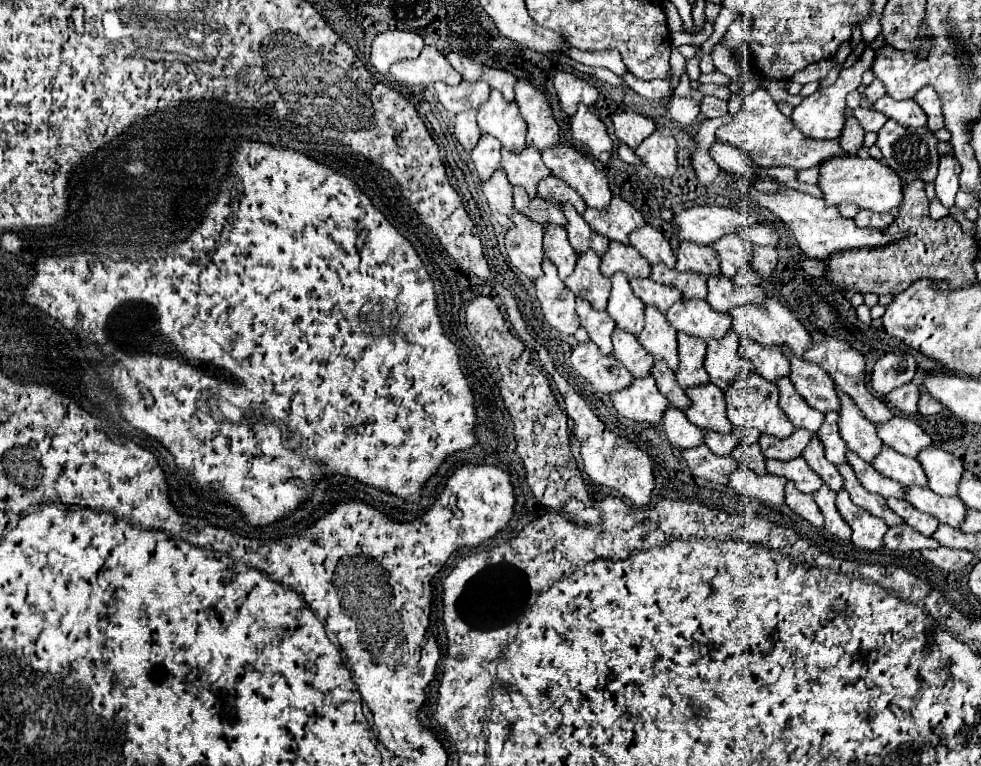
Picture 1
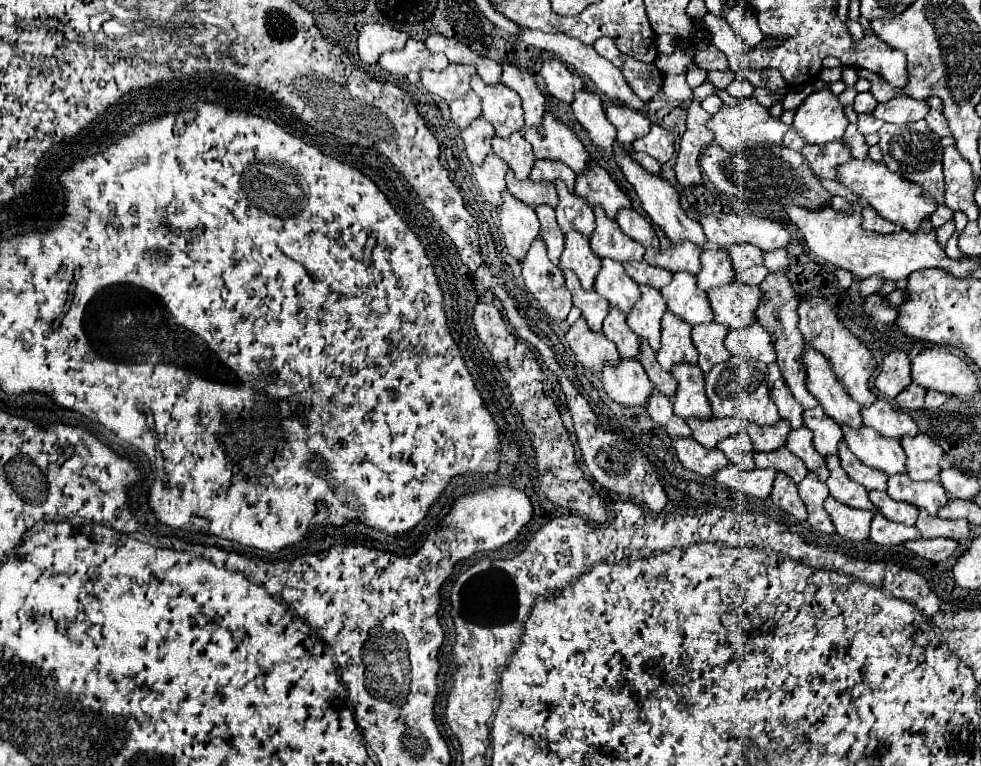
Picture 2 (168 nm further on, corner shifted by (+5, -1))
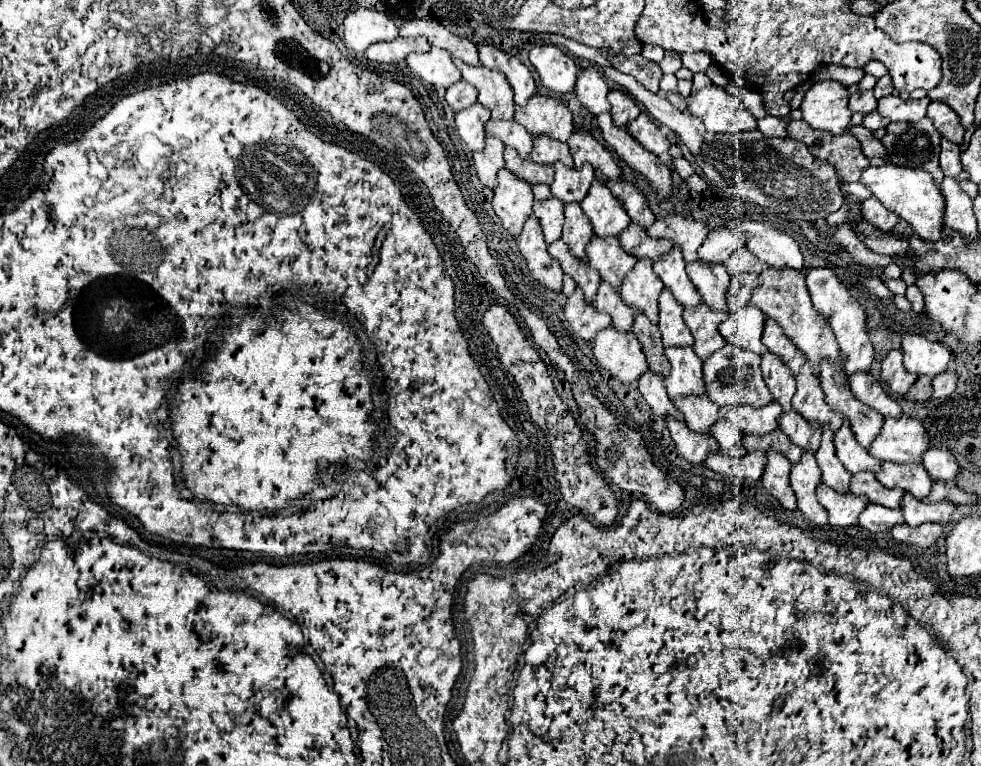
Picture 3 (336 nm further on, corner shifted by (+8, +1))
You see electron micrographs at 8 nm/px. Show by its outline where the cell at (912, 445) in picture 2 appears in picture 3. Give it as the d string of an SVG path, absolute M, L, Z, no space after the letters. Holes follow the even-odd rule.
M900 415L900 419L884 419L884 427L868 453L880 461L922 463L922 455L928 449L924 433L926 429L916 417Z

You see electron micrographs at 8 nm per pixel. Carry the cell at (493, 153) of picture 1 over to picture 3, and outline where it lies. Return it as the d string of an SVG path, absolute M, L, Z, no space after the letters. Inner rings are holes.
M474 103L472 107L466 107L456 113L456 127L458 127L460 139L472 151L484 149L484 123L488 119L490 119L488 109L480 103Z

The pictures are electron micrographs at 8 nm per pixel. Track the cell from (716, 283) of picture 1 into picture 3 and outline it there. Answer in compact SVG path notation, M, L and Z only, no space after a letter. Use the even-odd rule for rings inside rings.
M720 227L716 231L710 231L706 241L700 245L698 255L704 263L716 265L724 263L740 247L746 247L744 231L728 231L728 227Z

